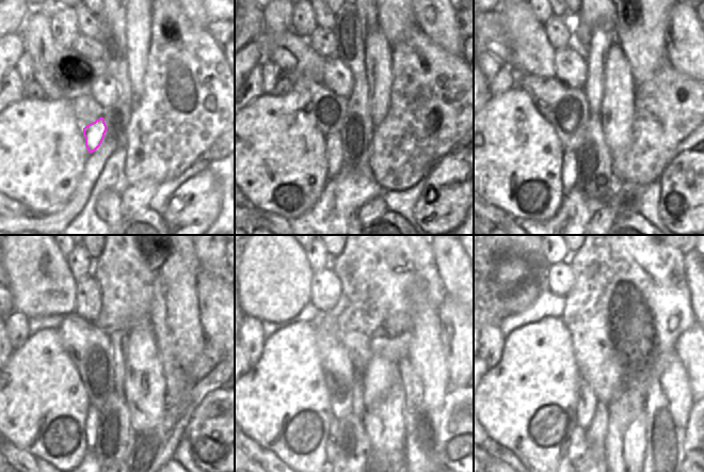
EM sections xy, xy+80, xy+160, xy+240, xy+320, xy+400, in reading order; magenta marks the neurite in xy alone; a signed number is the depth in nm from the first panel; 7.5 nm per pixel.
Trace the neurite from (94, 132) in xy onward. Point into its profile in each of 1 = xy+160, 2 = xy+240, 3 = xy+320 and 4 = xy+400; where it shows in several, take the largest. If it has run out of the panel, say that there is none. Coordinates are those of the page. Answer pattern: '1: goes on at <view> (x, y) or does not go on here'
1: goes on at xy+160 (569, 164)
2: goes on at xy+240 (92, 421)
3: goes on at xy+320 (334, 426)
4: goes on at xy+400 (578, 445)

